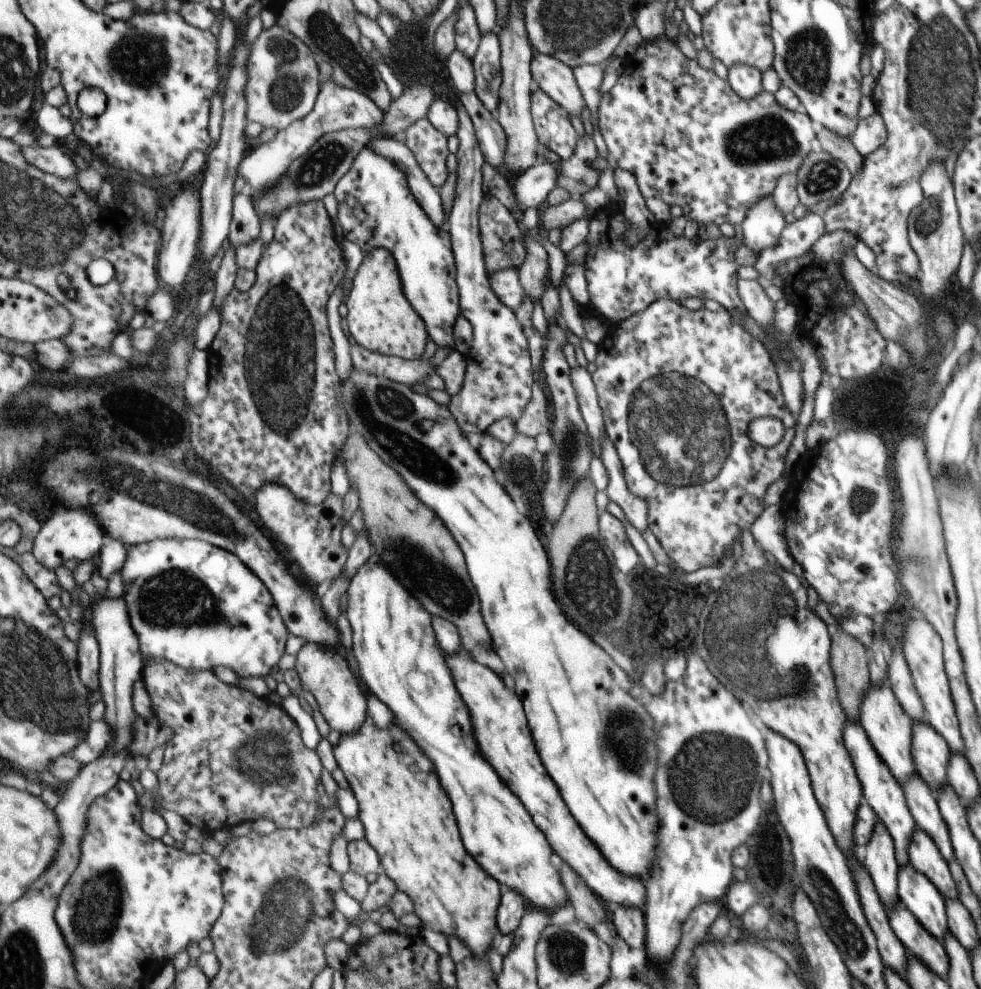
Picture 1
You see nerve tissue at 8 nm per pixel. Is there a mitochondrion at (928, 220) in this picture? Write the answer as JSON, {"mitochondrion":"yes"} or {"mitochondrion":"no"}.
{"mitochondrion":"yes"}

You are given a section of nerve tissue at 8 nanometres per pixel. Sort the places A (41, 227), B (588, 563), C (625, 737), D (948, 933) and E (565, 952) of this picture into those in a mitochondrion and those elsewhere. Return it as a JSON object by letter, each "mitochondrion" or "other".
{"A":"mitochondrion","B":"mitochondrion","C":"mitochondrion","D":"other","E":"mitochondrion"}

